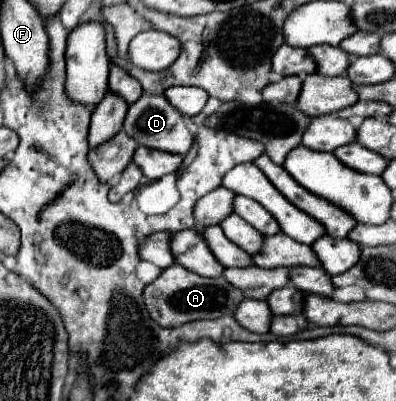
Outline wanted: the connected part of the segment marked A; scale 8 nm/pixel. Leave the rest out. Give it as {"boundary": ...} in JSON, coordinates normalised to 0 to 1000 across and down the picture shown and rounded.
{"boundary":[[[444,656],[414,671],[409,686],[364,721],[364,756],[374,781],[409,815],[444,815],[500,796],[556,796],[591,786],[606,751],[616,751],[616,731],[606,731],[606,721],[596,721],[581,701],[566,701],[566,691],[505,691]]]}

